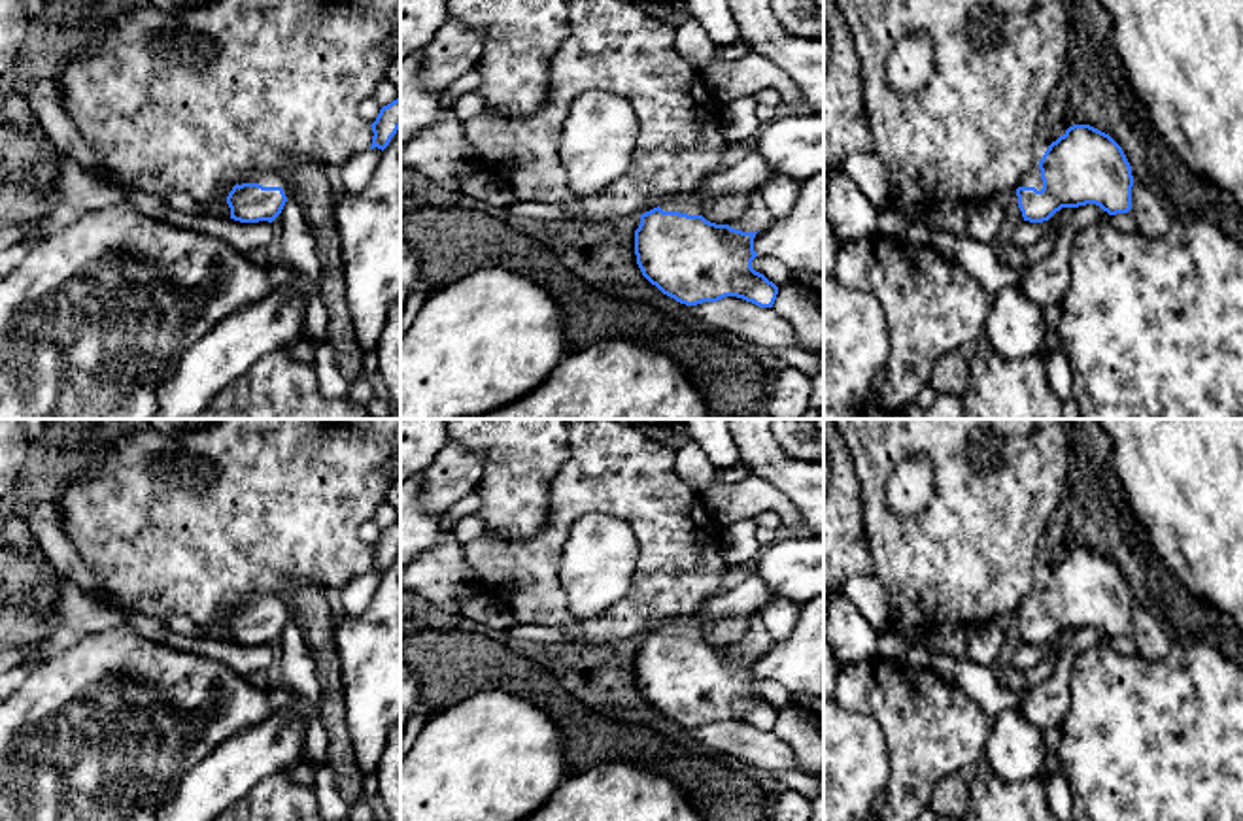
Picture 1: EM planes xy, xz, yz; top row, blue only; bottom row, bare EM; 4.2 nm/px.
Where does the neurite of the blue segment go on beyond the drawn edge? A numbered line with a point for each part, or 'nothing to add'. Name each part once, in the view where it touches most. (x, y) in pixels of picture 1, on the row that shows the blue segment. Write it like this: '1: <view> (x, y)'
1: xy (263, 178)

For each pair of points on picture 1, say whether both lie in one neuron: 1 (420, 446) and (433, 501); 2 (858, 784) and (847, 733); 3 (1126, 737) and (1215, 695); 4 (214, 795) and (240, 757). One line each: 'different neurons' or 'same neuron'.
1: different neurons
2: same neuron
3: same neuron
4: same neuron

